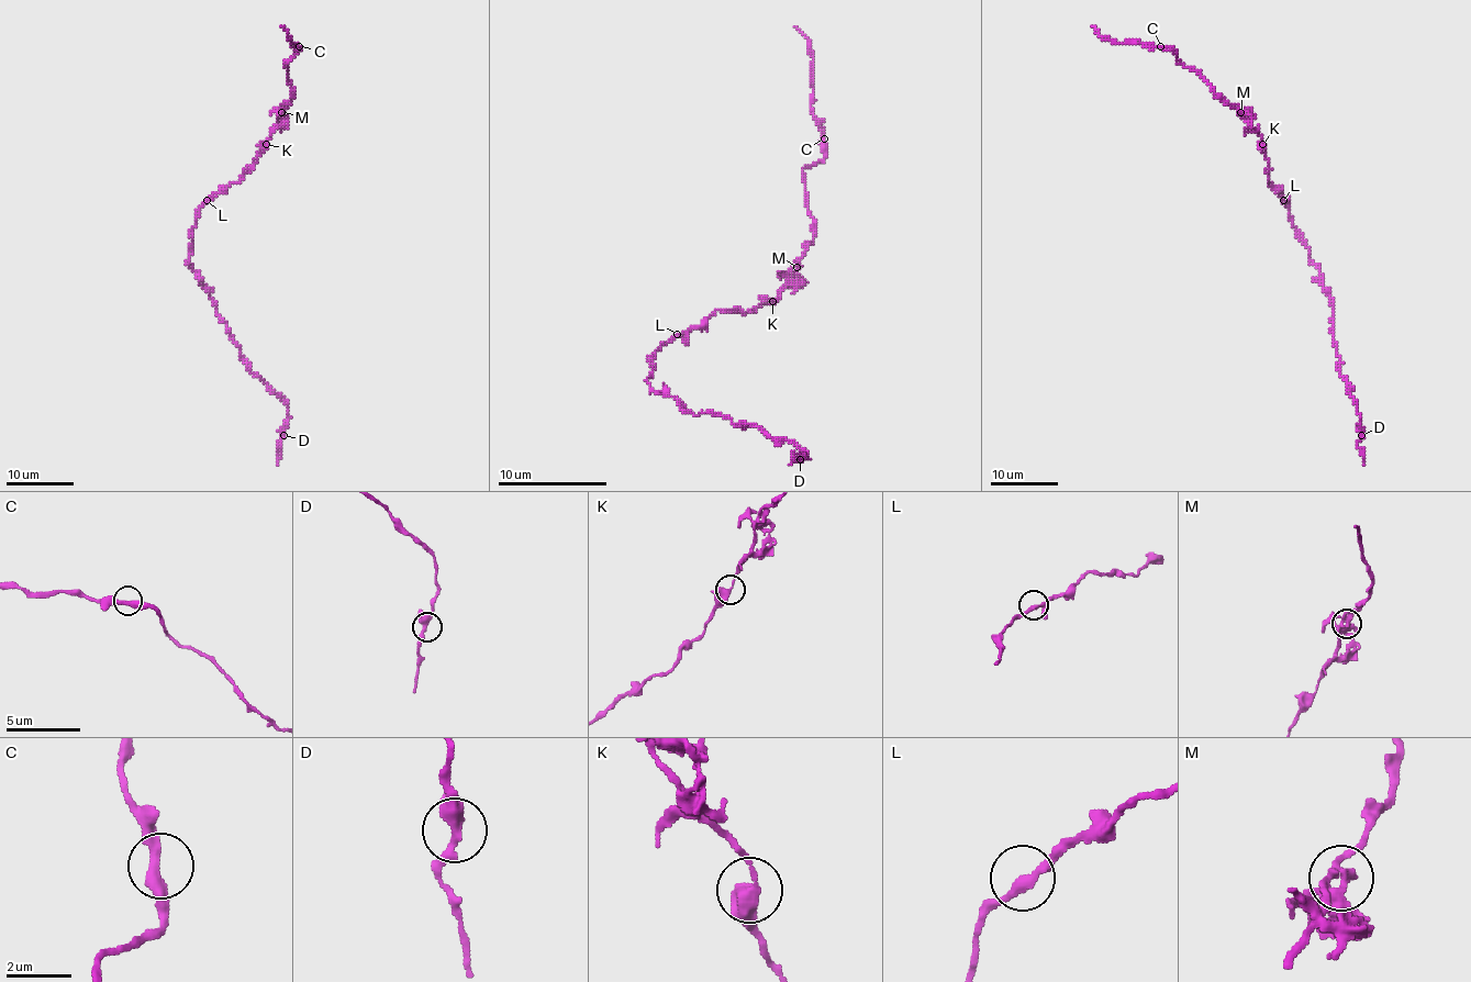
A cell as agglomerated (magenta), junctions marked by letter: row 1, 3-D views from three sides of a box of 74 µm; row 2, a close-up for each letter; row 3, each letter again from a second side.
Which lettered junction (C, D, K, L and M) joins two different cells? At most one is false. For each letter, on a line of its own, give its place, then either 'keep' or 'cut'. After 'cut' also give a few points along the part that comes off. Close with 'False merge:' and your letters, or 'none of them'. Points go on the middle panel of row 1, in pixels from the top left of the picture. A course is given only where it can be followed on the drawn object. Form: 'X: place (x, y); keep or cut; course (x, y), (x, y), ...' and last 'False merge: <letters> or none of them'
C: place (824, 138); keep
D: place (800, 459); keep
K: place (772, 301); keep
L: place (677, 334); keep
M: place (797, 267); cut; course (797, 266), (800, 285), (780, 271)
False merge: M

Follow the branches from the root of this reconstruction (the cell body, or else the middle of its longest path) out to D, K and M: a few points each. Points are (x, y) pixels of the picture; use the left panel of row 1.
D: (209, 202), (198, 209), (188, 264), (212, 298), (218, 316), (241, 350), (244, 364), (287, 404), (283, 435)
K: (209, 202), (237, 181), (266, 144)
M: (209, 202), (236, 183), (255, 163), (281, 112)

